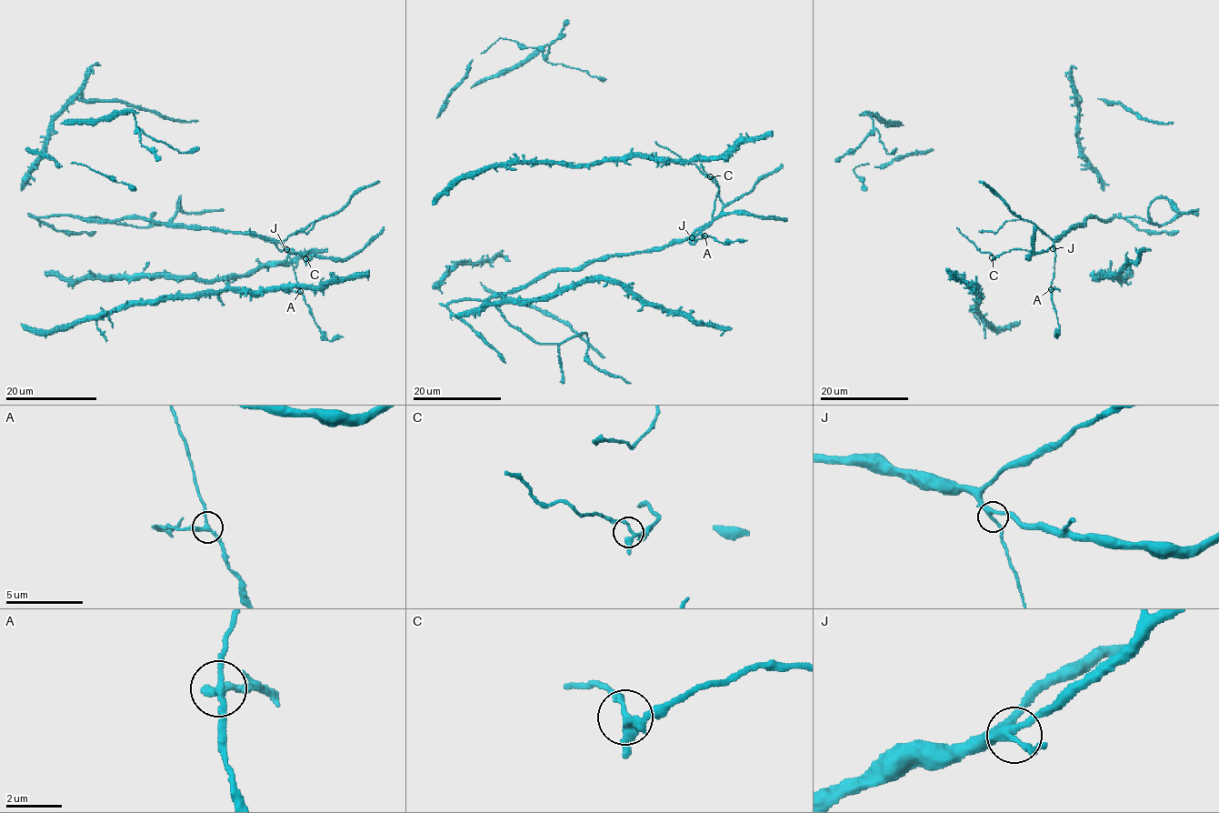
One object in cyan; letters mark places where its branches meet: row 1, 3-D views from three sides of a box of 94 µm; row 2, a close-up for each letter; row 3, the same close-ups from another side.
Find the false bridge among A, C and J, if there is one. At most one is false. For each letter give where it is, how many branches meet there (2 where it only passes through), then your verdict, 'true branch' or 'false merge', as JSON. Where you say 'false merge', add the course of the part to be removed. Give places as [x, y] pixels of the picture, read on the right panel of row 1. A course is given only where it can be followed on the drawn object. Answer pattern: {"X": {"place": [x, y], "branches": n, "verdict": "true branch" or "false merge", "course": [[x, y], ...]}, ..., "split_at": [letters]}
{"A": {"place": [1051, 289], "branches": 3, "verdict": "false merge"}, "C": {"place": [992, 257], "branches": 3, "verdict": "true branch"}, "J": {"place": [1053, 248], "branches": 3, "verdict": "true branch"}, "split_at": ["A"]}

